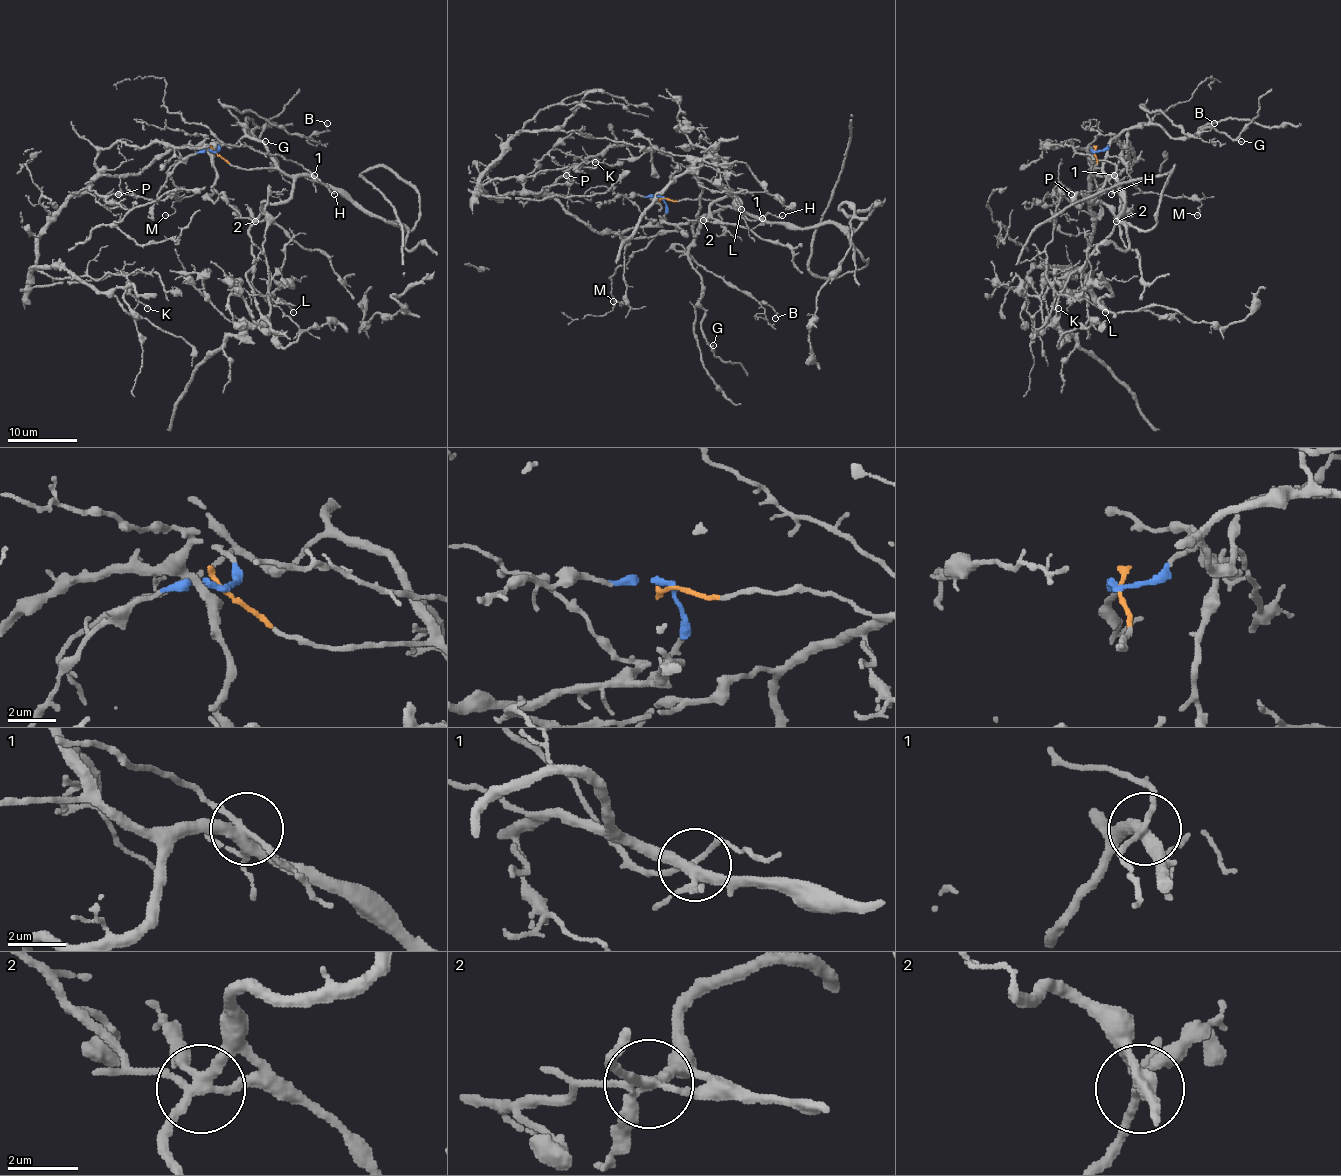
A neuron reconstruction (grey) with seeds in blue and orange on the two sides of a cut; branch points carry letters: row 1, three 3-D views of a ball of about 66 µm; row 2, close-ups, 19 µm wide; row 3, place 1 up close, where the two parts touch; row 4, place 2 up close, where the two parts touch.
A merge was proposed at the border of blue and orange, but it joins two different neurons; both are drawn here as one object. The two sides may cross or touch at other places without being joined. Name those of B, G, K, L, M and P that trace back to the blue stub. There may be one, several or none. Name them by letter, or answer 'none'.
K, P

